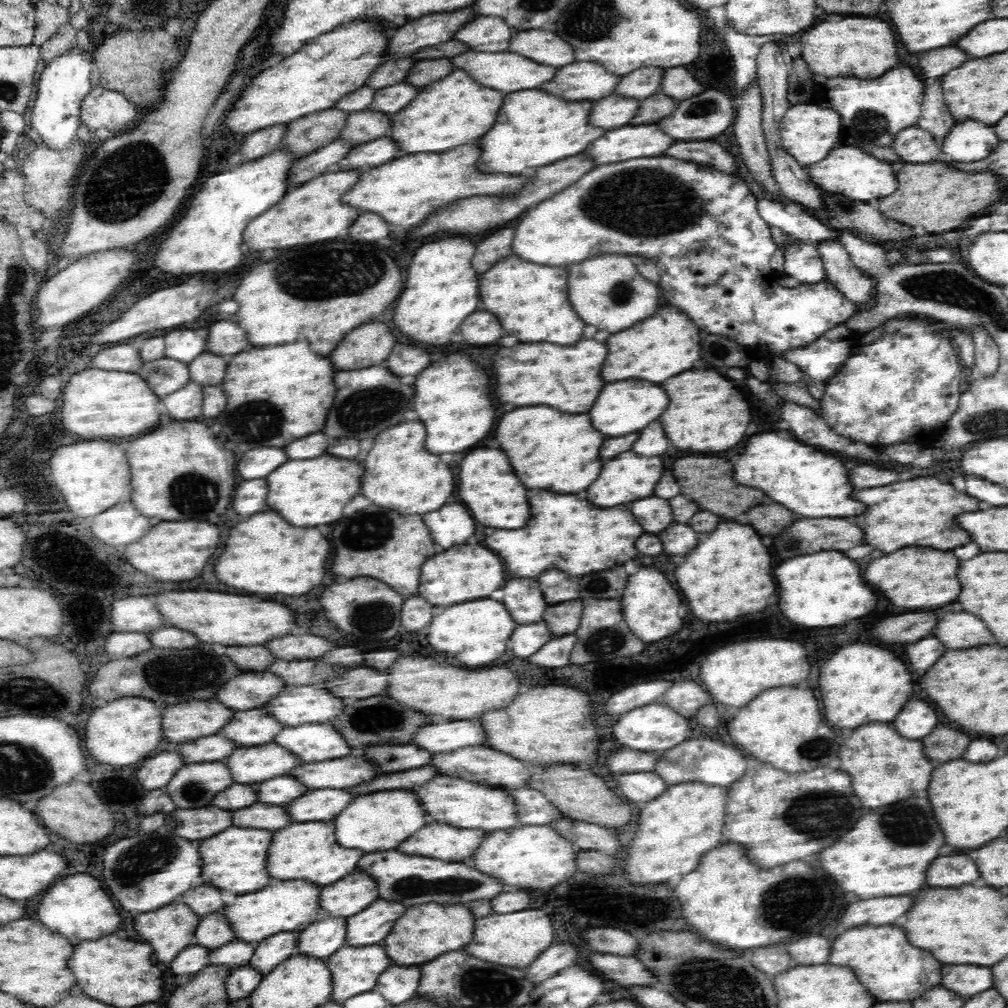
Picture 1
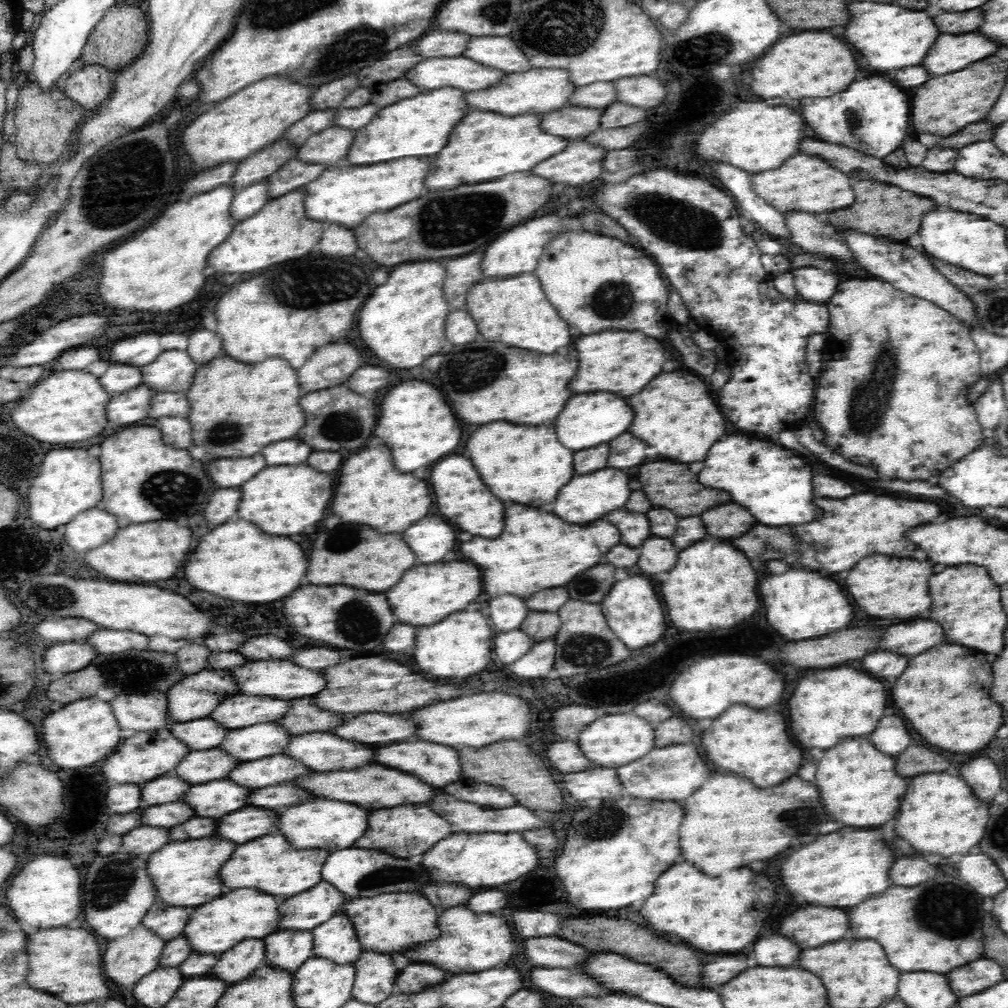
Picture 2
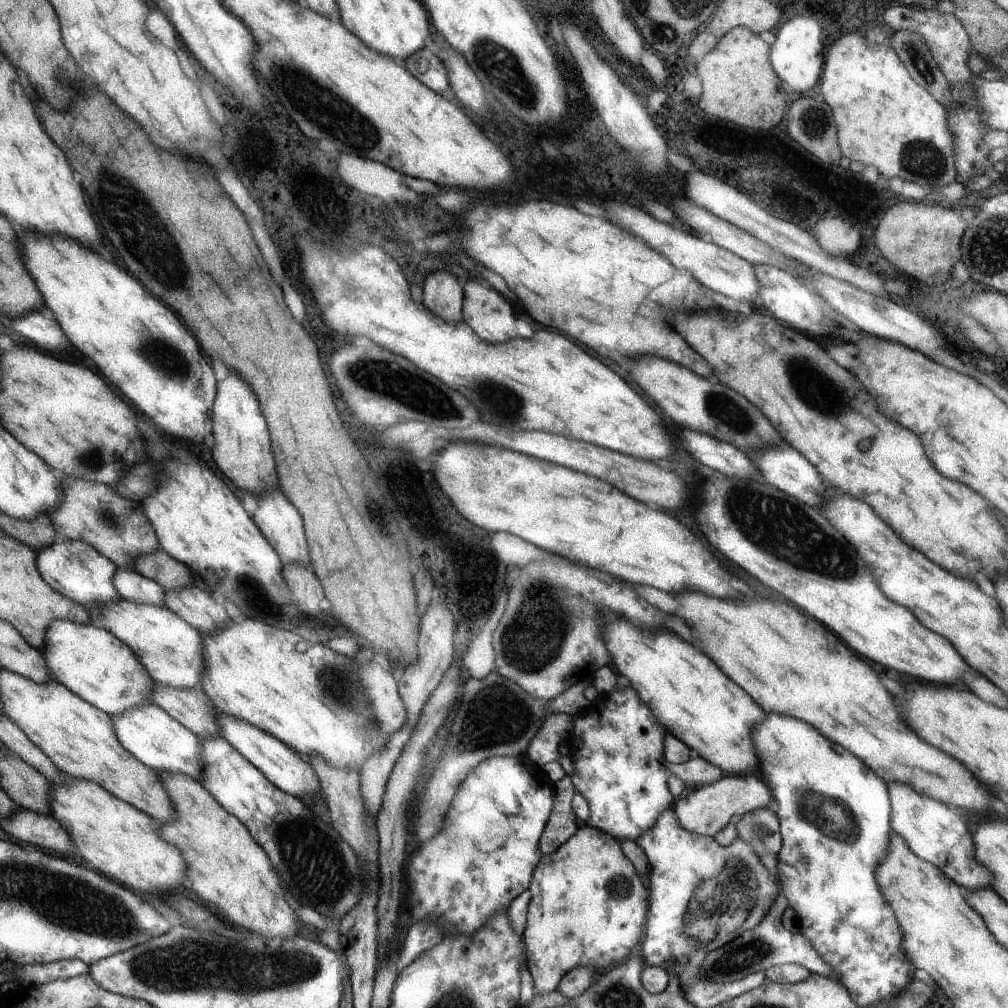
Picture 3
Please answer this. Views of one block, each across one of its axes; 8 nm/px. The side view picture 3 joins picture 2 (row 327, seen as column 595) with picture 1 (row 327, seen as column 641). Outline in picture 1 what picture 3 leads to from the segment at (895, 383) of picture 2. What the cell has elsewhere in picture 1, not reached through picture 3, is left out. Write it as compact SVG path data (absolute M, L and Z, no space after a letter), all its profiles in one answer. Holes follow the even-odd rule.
M888 317L882 320L882 336L864 348L848 356L840 370L824 387L820 394L822 418L834 432L850 438L852 442L864 442L872 446L890 444L918 444L922 448L932 448L938 436L945 432L946 422L950 421L962 392L961 381L964 368L958 362L958 352L954 340L950 340L936 324L922 318Z

